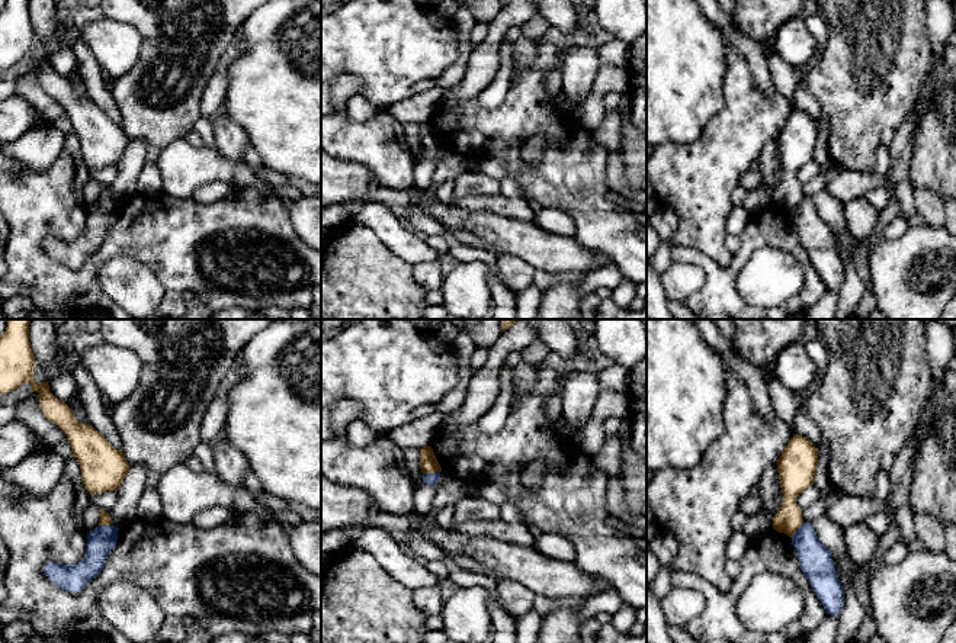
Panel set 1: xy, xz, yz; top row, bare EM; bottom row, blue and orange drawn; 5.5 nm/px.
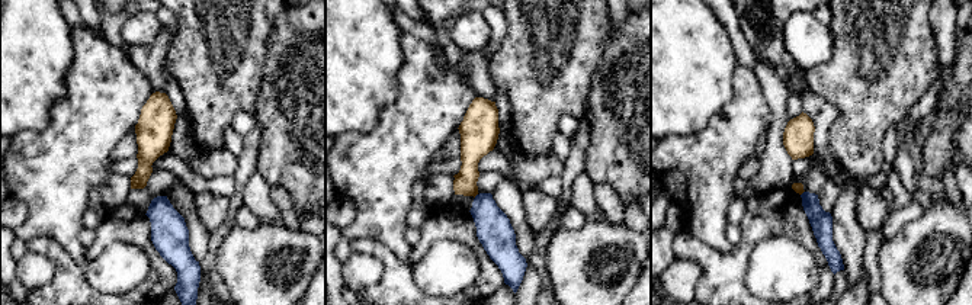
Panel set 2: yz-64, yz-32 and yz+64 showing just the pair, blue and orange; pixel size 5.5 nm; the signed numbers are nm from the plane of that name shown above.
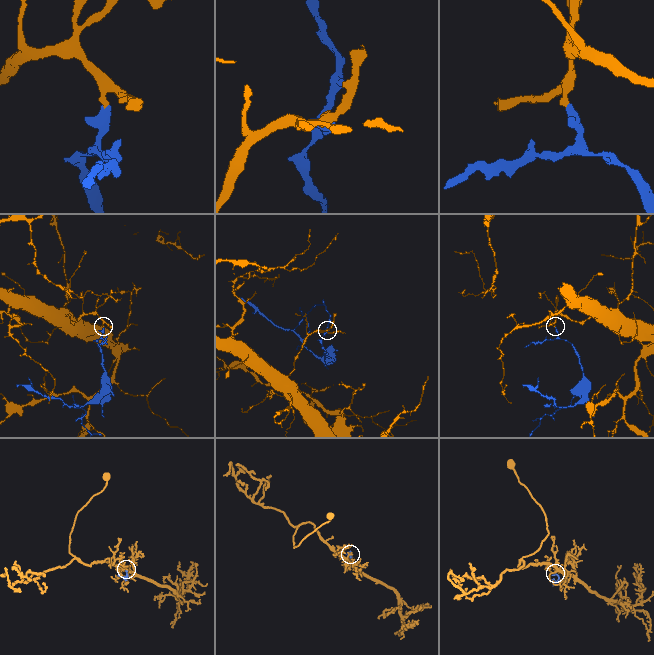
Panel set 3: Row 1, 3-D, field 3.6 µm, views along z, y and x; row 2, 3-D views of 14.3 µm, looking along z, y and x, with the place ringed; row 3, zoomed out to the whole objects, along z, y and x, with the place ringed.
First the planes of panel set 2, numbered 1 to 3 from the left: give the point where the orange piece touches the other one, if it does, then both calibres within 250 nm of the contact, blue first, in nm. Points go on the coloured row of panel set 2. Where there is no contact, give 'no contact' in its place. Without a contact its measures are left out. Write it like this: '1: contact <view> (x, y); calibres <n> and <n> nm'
1: no contact
2: no contact
3: contact yz+64 (802, 193); calibres 120 and 60 nm

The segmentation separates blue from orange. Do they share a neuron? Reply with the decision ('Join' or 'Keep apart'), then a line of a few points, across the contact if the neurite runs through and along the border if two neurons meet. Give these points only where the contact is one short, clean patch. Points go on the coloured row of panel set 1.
Keep apart. Line: xz (439, 471), (423, 473)

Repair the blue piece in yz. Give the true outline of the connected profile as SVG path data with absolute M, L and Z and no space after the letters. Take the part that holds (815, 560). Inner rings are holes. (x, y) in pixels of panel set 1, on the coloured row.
M802 523L792 537L799 566L827 614L840 615L844 589L837 576L831 552L819 541L814 527Z

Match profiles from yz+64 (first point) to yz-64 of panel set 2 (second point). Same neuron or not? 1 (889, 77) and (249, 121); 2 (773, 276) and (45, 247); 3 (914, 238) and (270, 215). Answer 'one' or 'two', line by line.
1: two
2: two
3: two

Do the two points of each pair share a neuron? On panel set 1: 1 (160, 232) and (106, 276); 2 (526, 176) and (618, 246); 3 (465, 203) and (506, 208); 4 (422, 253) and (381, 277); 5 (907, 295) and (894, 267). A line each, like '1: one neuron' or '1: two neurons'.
1: two neurons
2: one neuron
3: one neuron
4: two neurons
5: one neuron

